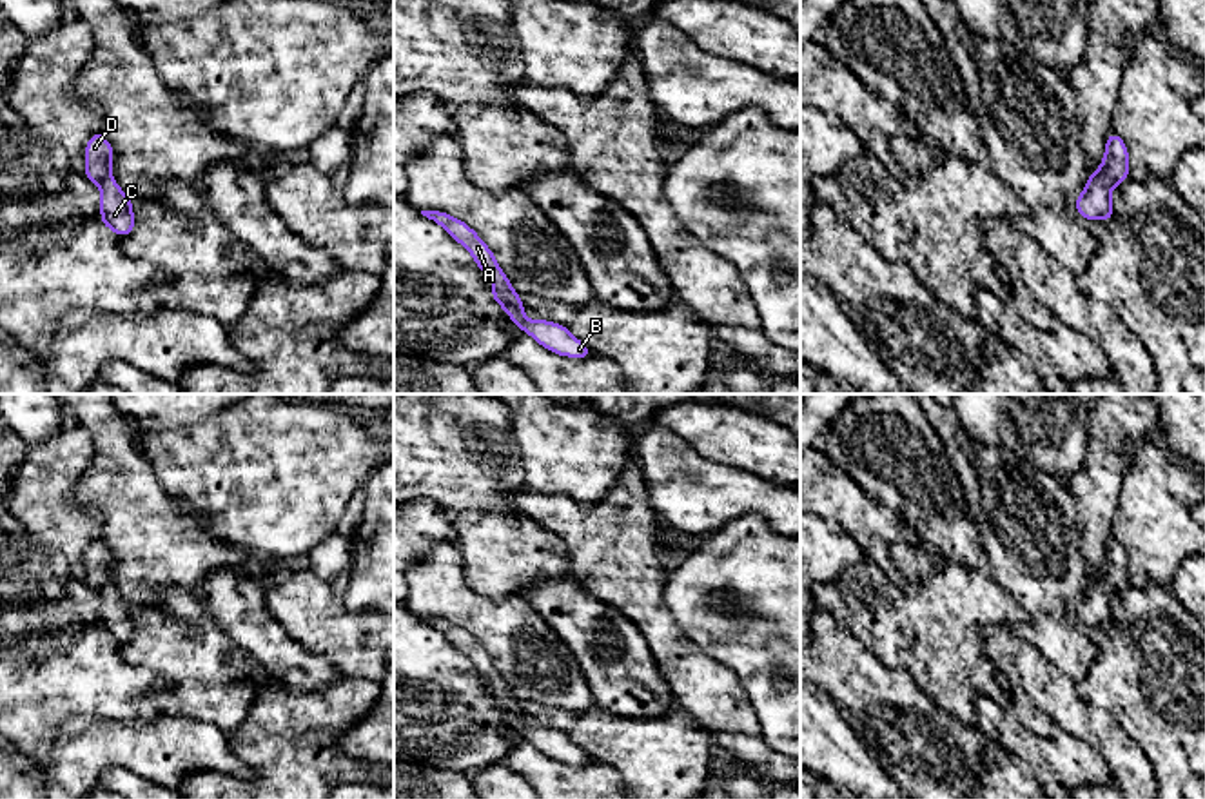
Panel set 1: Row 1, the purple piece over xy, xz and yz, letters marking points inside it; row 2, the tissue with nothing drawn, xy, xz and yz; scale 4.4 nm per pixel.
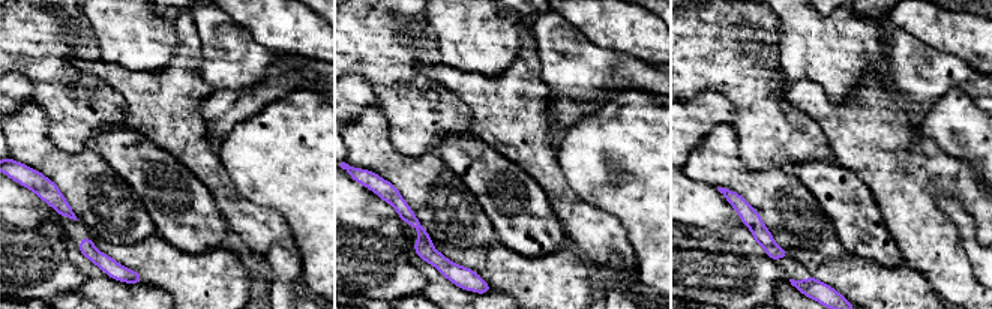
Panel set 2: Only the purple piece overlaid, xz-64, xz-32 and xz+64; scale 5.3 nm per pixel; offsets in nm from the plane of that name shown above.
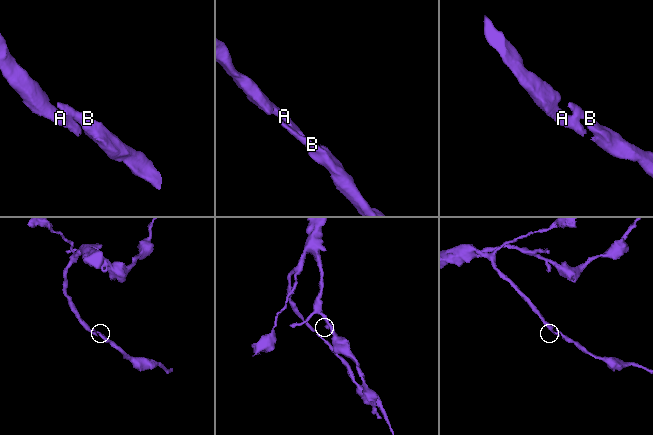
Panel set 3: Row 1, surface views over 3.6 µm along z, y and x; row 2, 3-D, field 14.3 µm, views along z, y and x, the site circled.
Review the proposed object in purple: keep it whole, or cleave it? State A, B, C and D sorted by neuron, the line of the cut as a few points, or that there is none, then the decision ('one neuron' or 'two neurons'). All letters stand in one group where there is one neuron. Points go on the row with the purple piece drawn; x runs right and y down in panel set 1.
A B C D; no cut; one neuron

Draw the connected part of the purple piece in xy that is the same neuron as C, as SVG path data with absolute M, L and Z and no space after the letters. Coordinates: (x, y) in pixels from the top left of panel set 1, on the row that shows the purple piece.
M96 133L85 143L85 173L102 192L100 214L102 223L118 236L127 236L134 229L134 212L131 198L120 189L113 178L111 162L114 151L102 133Z

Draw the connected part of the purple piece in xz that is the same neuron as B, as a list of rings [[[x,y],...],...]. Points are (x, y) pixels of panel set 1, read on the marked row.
[[[421,211],[423,216],[439,223],[456,242],[459,242],[474,258],[475,265],[494,283],[492,300],[495,300],[510,320],[539,345],[555,352],[557,356],[570,356],[583,360],[593,354],[583,341],[579,341],[564,325],[548,320],[528,320],[521,296],[512,289],[510,280],[495,261],[495,254],[465,222],[443,211]]]

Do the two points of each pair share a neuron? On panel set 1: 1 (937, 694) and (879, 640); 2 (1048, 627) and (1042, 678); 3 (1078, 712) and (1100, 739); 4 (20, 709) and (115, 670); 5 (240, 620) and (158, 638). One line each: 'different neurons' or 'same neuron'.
1: same neuron
2: different neurons
3: same neuron
4: same neuron
5: different neurons

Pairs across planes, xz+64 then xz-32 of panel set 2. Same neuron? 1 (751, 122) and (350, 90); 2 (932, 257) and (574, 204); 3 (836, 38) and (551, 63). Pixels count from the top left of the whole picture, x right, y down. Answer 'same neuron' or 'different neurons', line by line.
1: different neurons
2: same neuron
3: different neurons

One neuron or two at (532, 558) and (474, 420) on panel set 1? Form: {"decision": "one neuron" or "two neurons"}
{"decision": "one neuron"}

